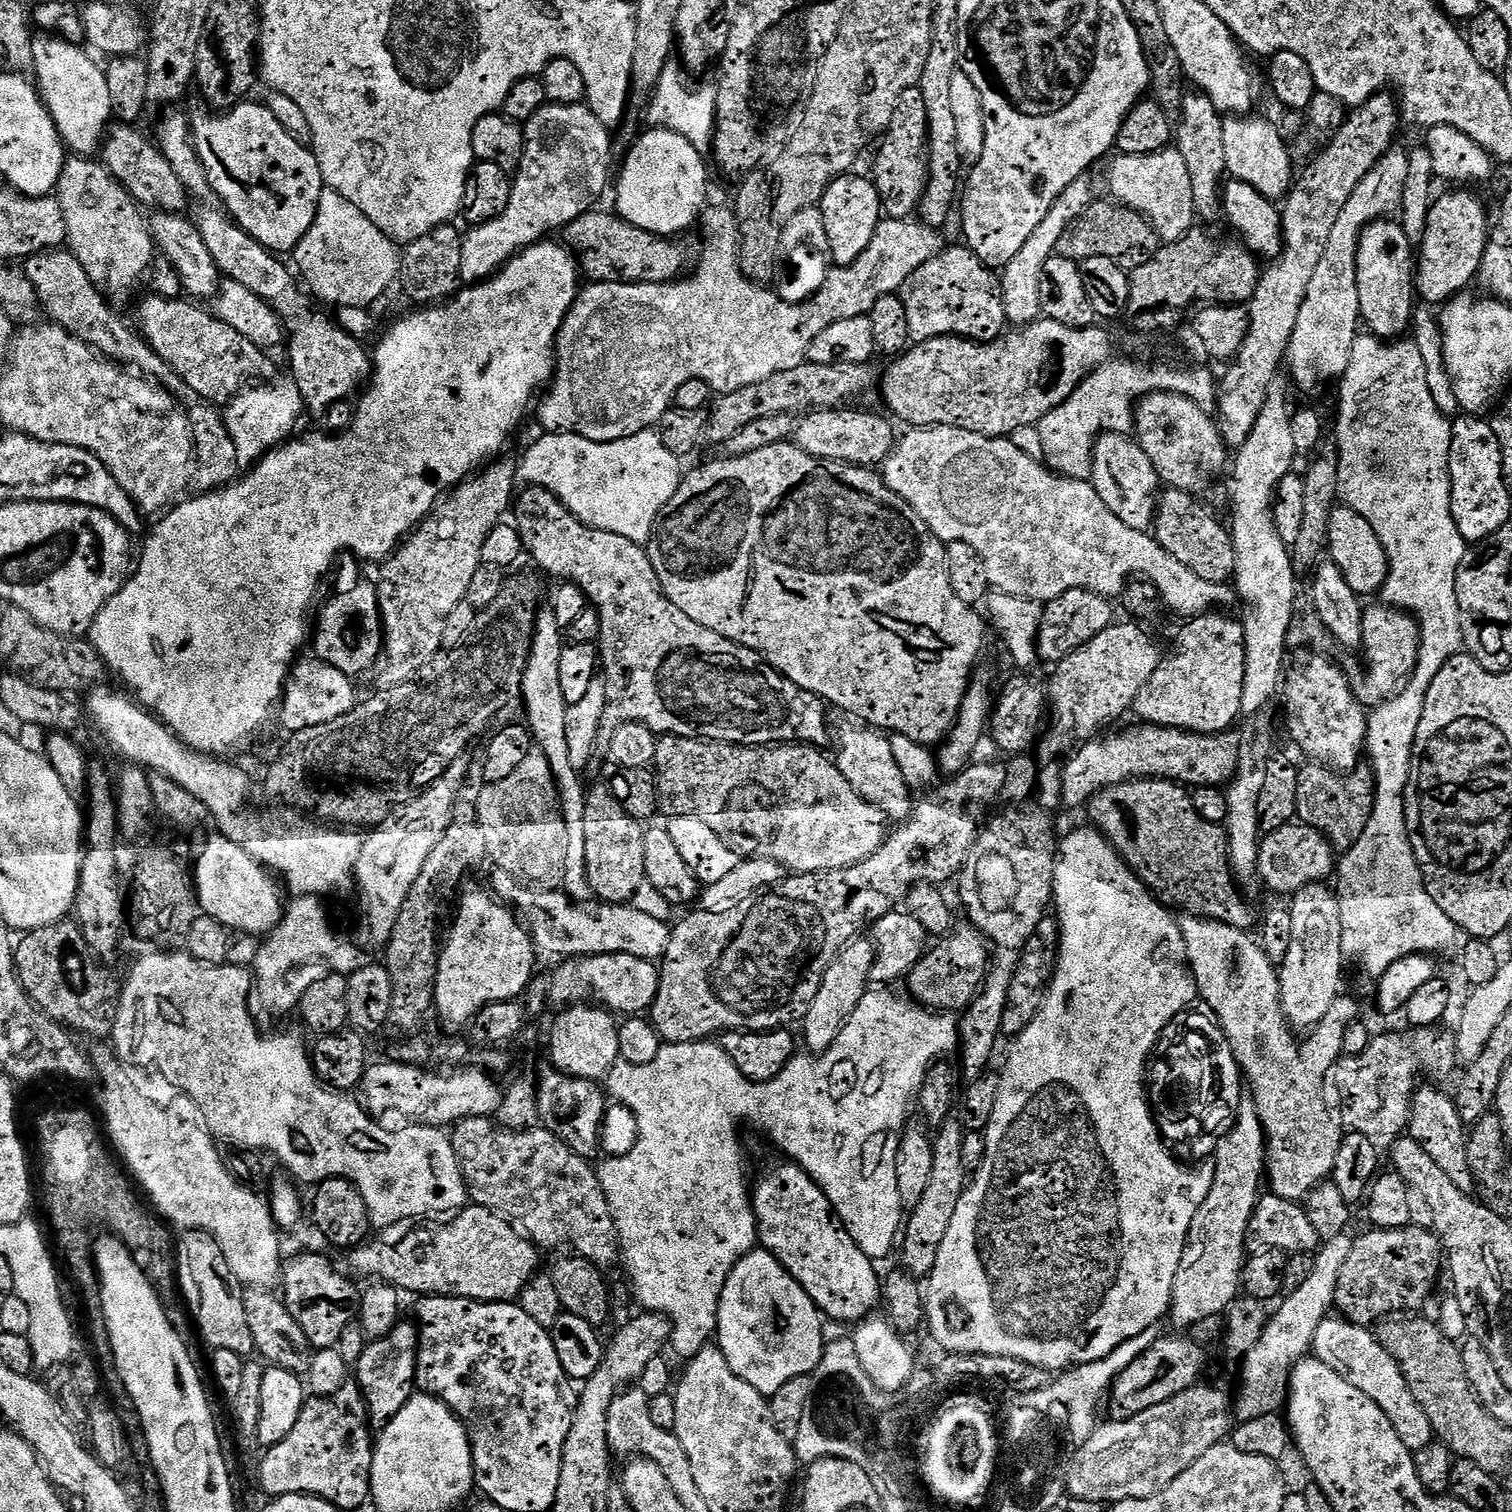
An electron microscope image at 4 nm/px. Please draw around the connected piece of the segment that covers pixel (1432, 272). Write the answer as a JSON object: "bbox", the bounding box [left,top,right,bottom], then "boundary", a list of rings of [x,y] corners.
{"bbox":[1414,192,1489,296],"boundary":[[[1448,192],[1445,196],[1437,195],[1424,223],[1422,243],[1418,248],[1418,263],[1414,268],[1415,291],[1419,295],[1421,292],[1424,296],[1440,296],[1443,292],[1452,294],[1467,289],[1475,276],[1477,279],[1489,243],[1488,216],[1484,213],[1483,202],[1474,193]]]}

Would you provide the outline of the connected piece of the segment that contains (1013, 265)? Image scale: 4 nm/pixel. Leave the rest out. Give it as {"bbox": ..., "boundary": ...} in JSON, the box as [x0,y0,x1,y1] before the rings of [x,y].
{"bbox":[999,183,1090,326],"boundary":[[[1079,183],[1071,184],[1056,199],[1054,206],[1046,214],[1046,218],[1042,218],[1038,230],[1034,230],[1034,234],[1030,234],[1030,238],[1026,238],[1026,246],[1022,246],[1022,250],[1018,254],[1014,254],[1011,262],[1002,269],[1002,275],[999,277],[1000,293],[1002,293],[1004,303],[1004,319],[1009,325],[1025,326],[1041,319],[1040,283],[1046,258],[1057,251],[1057,240],[1062,235],[1064,228],[1070,225],[1090,203],[1087,190],[1080,187]]]}

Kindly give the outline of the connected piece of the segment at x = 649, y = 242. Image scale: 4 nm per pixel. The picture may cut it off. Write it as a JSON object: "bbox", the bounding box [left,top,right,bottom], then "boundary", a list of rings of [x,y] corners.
{"bbox":[562,210,684,283],"boundary":[[[590,210],[578,218],[574,218],[562,229],[563,243],[578,257],[578,264],[585,273],[592,275],[593,281],[599,282],[615,274],[629,282],[655,281],[656,283],[670,282],[681,275],[684,264],[678,251],[674,250],[670,241],[663,235],[655,232],[647,232],[620,219],[619,215],[608,212],[596,212]]]}

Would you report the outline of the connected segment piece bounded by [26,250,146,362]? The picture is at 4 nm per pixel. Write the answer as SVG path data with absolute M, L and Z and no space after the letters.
M49 250L29 255L26 271L40 299L41 309L51 323L60 324L70 334L95 348L101 356L117 362L139 361L139 356L146 352L141 337L116 317L115 310L107 304L105 293L99 292L94 282L90 282L82 262L78 262L71 251Z

